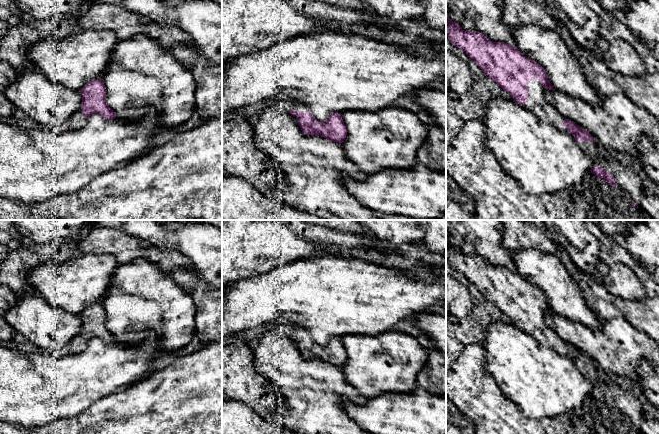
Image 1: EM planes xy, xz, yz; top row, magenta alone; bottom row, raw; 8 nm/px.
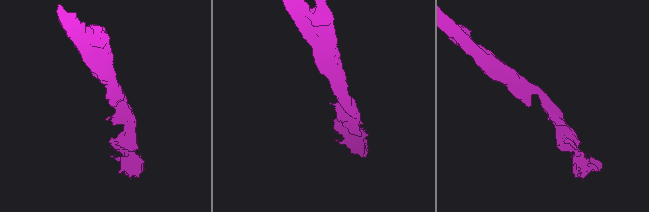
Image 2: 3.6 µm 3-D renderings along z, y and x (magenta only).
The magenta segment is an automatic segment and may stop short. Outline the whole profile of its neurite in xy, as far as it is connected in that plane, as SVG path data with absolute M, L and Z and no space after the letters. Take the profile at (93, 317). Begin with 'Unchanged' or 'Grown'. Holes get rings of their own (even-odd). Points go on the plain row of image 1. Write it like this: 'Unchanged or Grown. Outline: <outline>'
Grown. Outline: M102 302L87 306L79 316L82 320L81 334L66 345L63 350L66 354L78 354L84 351L88 342L94 337L108 344L116 341L105 326L106 312Z

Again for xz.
Grown. Outline: M288 327L289 336L296 342L305 359L320 359L330 365L342 367L347 360L347 353L341 337L333 336L328 343L321 346L315 343L309 332L301 327Z

